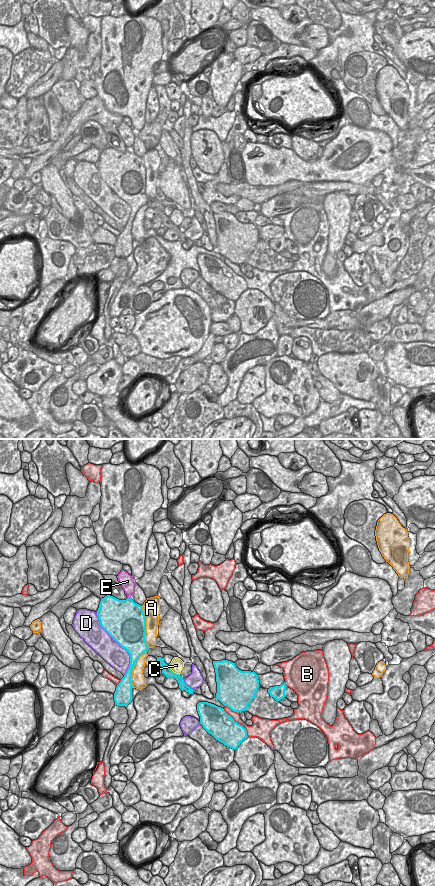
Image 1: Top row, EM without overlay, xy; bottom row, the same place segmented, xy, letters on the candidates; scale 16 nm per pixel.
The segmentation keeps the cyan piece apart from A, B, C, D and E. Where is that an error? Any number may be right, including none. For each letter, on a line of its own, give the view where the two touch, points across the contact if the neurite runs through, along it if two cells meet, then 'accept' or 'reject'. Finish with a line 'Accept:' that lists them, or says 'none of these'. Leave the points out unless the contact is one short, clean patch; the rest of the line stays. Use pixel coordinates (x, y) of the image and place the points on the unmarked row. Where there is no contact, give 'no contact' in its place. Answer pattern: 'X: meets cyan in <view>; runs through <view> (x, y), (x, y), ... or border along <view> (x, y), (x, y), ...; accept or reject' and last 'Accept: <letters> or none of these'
A: meets cyan in xy; reject
B: meets cyan in xy; reject
C: meets cyan in xy; border along xy (168, 217), (179, 227); reject
D: meets cyan in xy; reject
E: meets cyan in xy; border along xy (128, 148), (130, 150); reject
Accept: none of these

